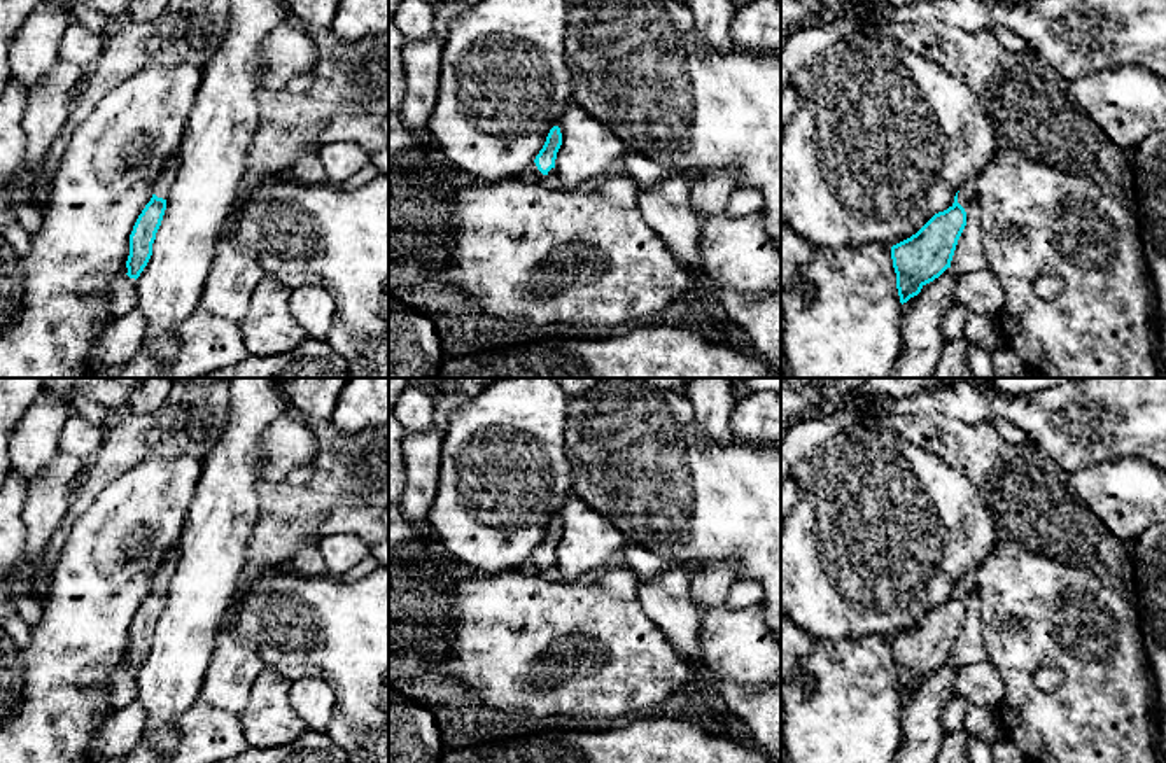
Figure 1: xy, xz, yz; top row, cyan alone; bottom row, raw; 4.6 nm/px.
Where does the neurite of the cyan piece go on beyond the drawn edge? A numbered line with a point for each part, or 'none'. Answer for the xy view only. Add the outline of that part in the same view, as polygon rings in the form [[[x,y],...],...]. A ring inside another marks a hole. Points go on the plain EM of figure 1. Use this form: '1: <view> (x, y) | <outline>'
1: xy (161, 580) | [[[177,548],[172,550],[165,560],[159,564],[154,578],[152,578],[152,586],[156,586],[158,590],[166,592],[172,581],[172,576],[177,569],[177,562],[179,562],[179,551]]]

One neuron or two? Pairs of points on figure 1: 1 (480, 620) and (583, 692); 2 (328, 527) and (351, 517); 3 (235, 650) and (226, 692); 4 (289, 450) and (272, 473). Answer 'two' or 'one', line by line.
1: one
2: one
3: one
4: one

